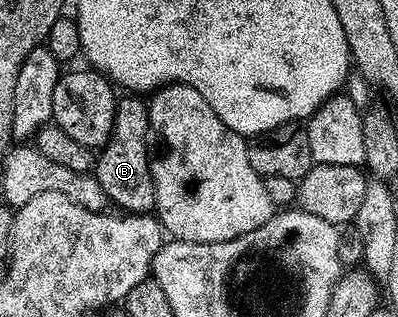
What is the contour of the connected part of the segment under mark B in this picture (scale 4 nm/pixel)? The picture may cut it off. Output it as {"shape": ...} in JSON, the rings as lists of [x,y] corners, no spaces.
{"shape":[[[122,96],[117,99],[115,122],[110,138],[97,155],[92,171],[104,188],[107,199],[114,202],[119,211],[132,214],[150,214],[154,210],[154,181],[150,175],[151,151],[146,142],[151,137],[150,112],[145,101],[138,96]]]}

